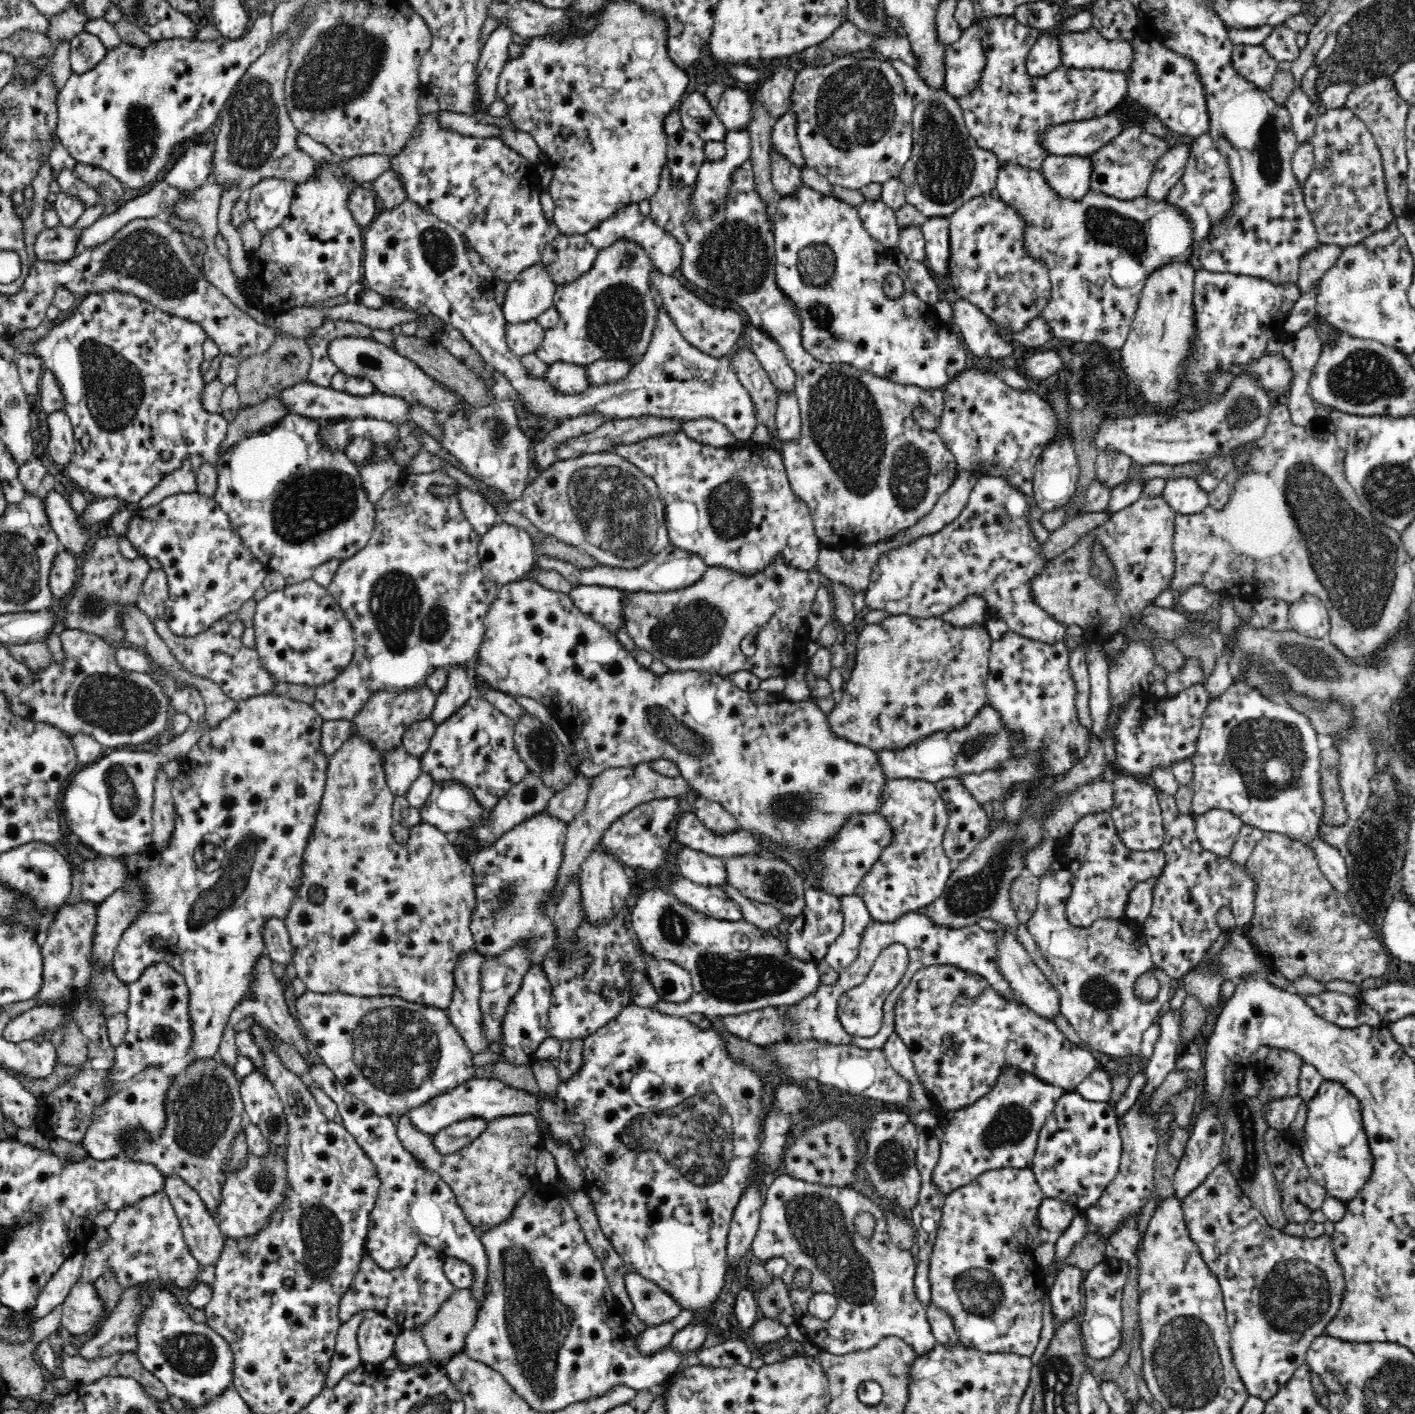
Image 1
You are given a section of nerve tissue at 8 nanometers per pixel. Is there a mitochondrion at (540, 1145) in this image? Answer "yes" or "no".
no

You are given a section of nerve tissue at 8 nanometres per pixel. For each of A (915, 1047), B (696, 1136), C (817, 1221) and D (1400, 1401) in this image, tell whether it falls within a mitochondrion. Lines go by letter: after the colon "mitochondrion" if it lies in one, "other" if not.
A: other
B: mitochondrion
C: mitochondrion
D: mitochondrion

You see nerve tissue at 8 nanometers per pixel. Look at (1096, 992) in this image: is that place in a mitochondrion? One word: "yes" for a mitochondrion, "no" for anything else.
yes

